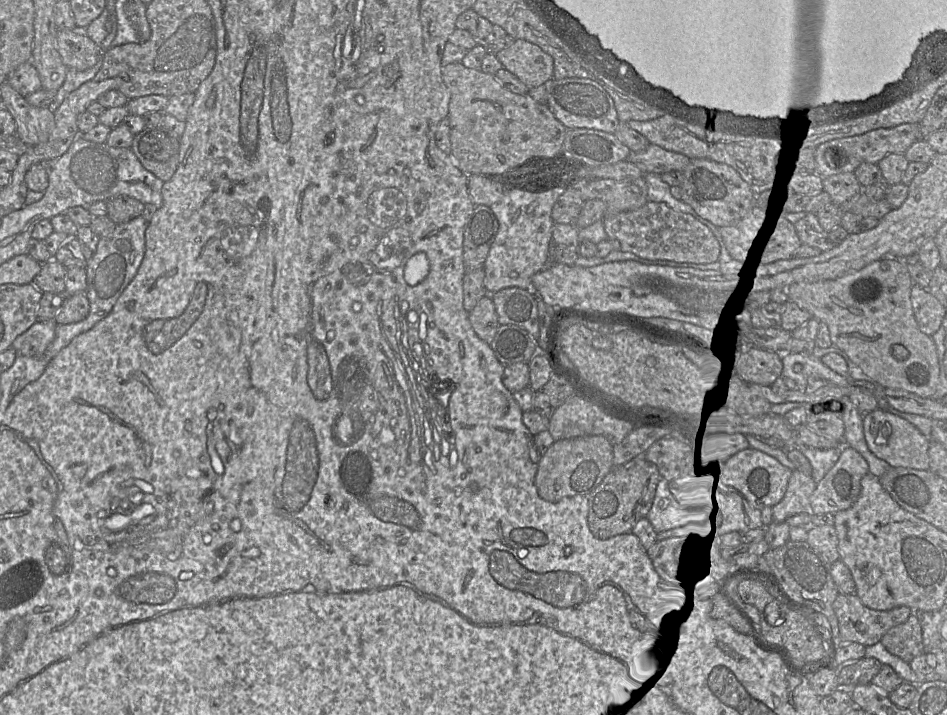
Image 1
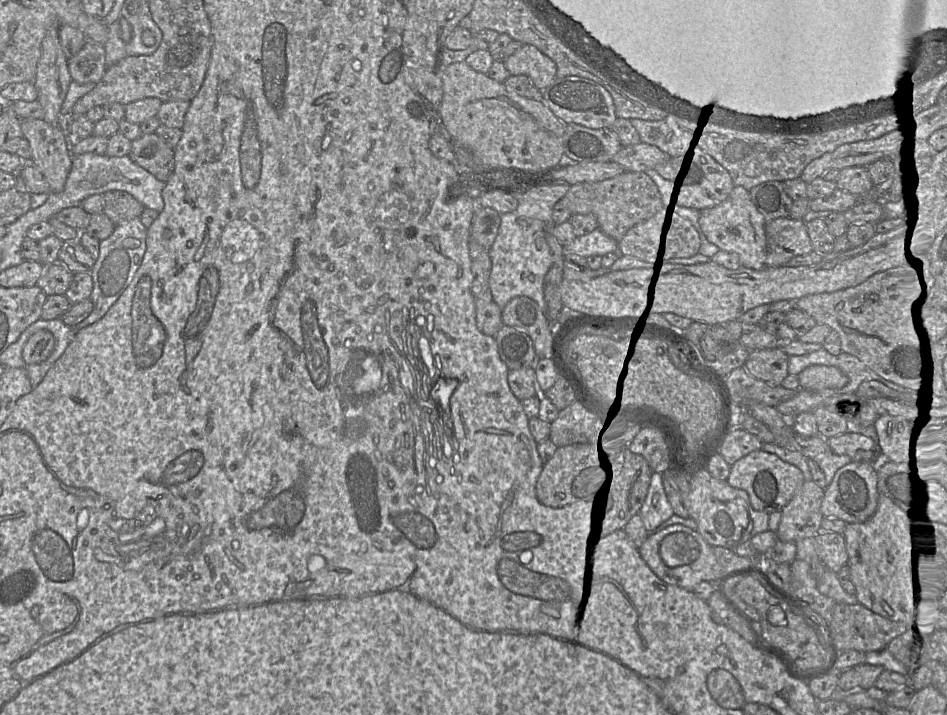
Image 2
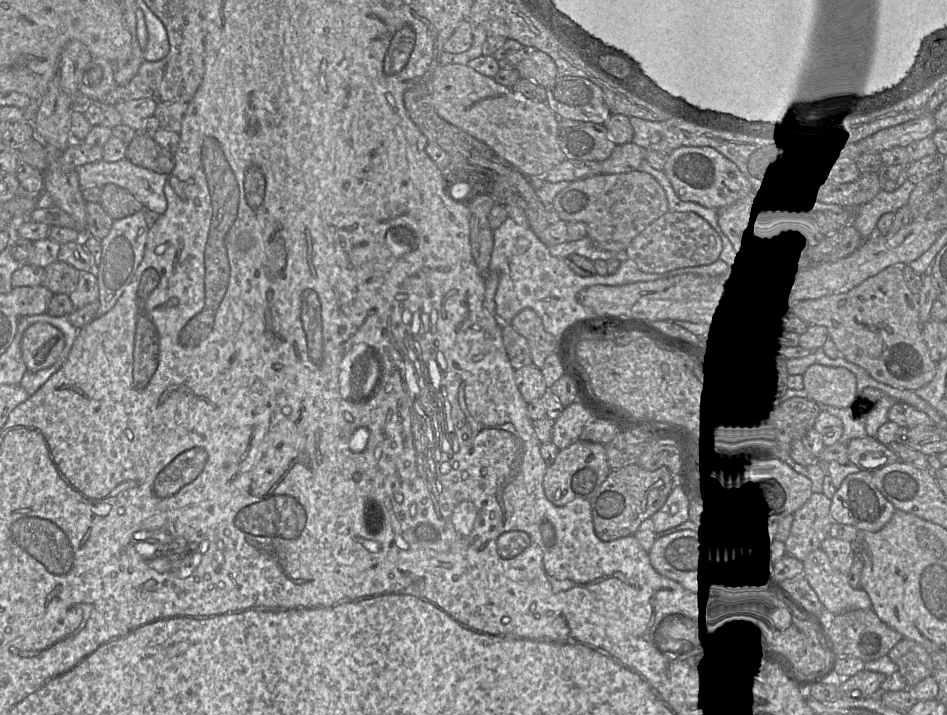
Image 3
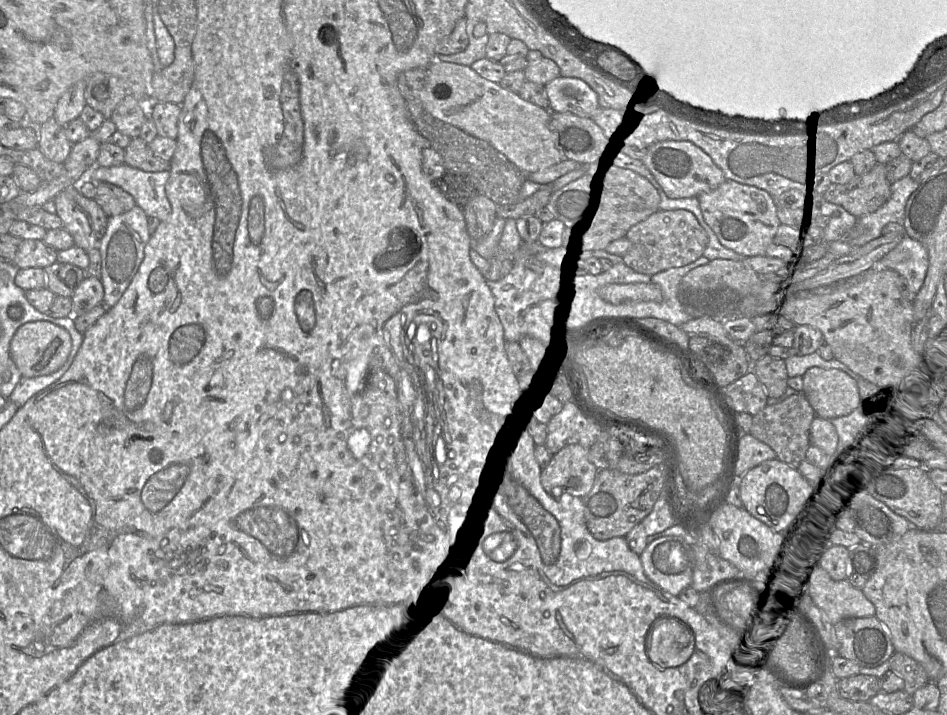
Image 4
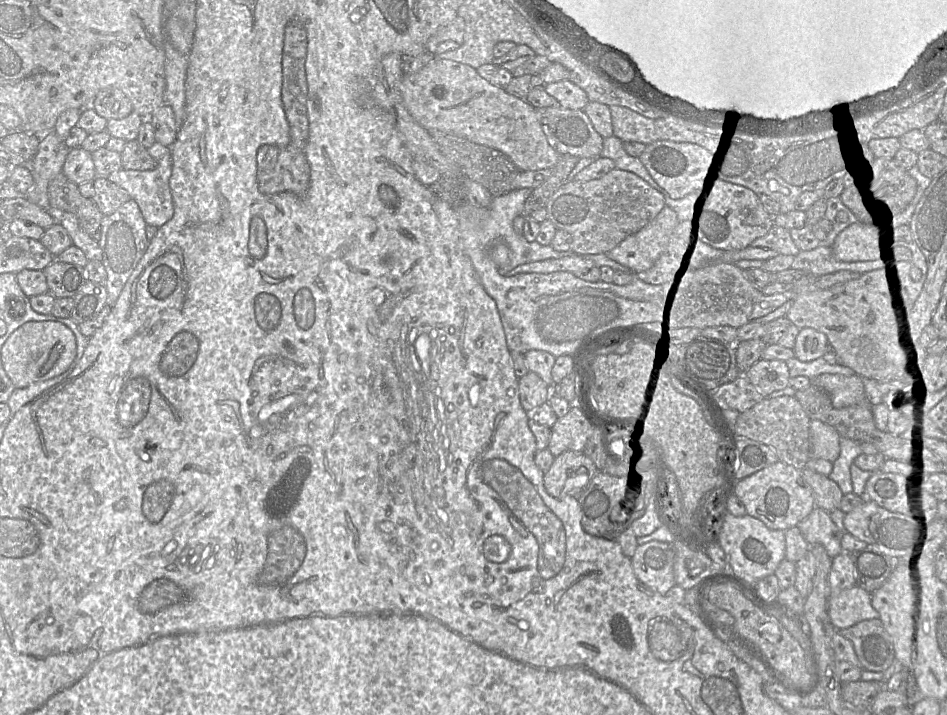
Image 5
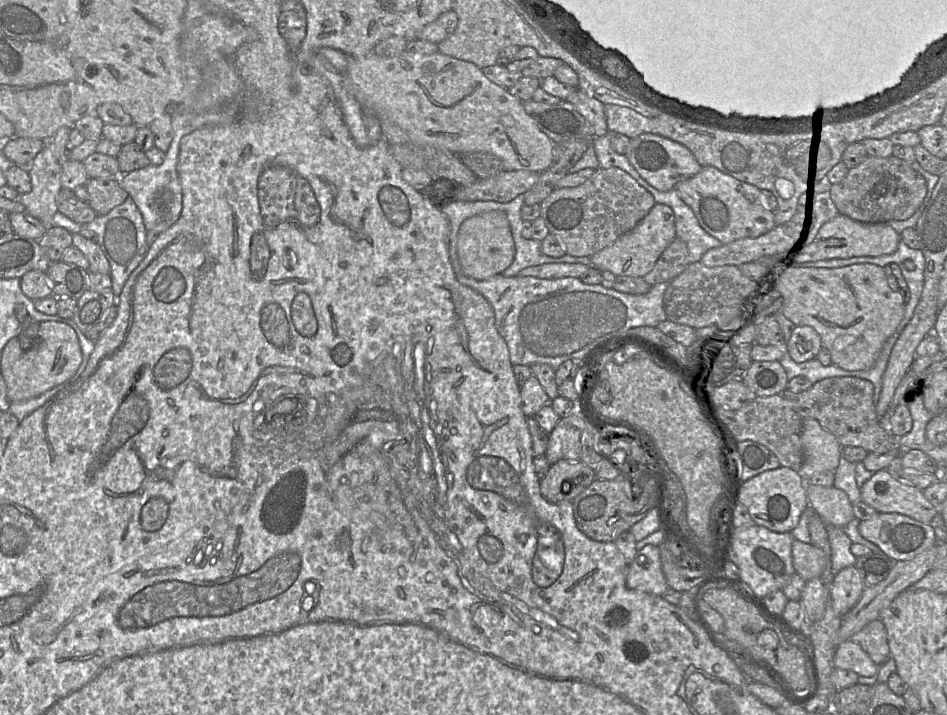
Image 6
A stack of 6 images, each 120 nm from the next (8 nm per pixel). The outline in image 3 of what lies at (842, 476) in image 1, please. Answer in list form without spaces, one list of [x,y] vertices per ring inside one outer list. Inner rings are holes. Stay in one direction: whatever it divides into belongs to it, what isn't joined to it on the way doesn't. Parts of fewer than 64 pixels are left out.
[[[860,470],[848,475],[831,498],[829,514],[834,522],[851,525],[862,531],[877,532],[892,518],[896,508],[877,489],[872,473]]]

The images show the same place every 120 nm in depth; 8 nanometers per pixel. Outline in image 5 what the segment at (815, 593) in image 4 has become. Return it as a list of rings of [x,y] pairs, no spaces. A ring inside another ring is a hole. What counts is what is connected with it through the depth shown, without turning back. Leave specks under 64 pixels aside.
[[[857,586],[848,589],[843,589],[839,593],[831,593],[830,588],[830,596],[828,599],[828,615],[832,625],[837,631],[851,627],[864,620],[879,618],[878,612],[871,605],[871,593],[868,593]]]

